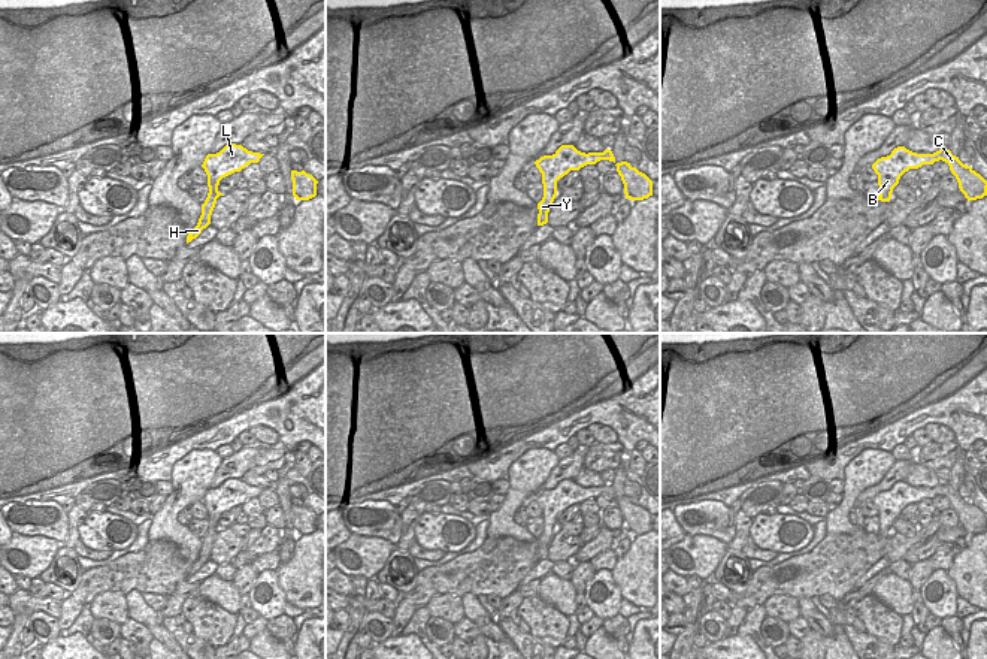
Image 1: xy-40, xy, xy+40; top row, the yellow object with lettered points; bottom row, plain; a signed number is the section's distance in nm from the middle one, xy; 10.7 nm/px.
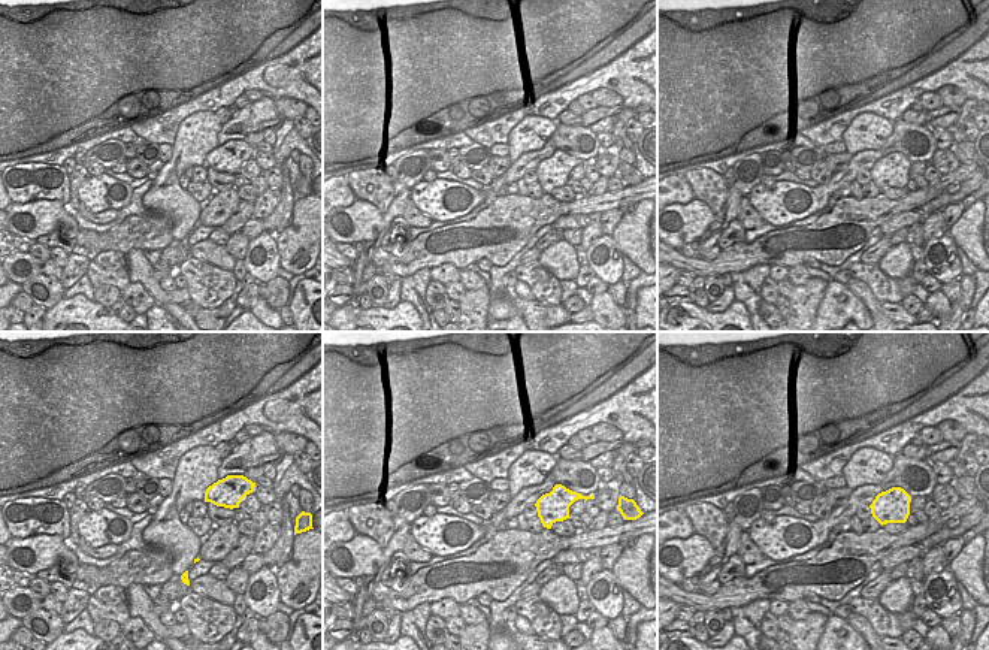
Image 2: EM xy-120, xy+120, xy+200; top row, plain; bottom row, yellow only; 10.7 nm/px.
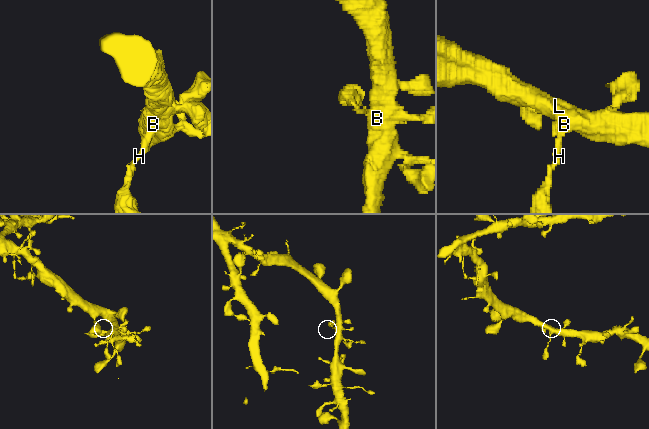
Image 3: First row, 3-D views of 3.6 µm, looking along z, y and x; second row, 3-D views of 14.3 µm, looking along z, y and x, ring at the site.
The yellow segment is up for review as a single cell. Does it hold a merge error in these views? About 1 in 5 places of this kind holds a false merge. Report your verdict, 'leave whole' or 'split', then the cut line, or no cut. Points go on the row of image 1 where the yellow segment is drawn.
leave whole; cut none

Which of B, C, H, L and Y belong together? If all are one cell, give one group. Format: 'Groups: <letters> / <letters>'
Groups: B C H L Y

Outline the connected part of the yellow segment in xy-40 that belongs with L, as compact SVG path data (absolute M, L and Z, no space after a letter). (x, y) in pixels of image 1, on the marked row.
M228 143L217 154L208 154L202 167L208 175L209 193L202 205L197 226L188 233L187 244L196 239L211 224L211 215L217 199L224 196L218 191L219 181L234 172L240 172L251 163L258 163L264 154L252 152L242 145Z

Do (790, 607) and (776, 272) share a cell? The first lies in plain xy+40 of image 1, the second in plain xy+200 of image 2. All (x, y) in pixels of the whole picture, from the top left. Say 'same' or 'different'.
same

